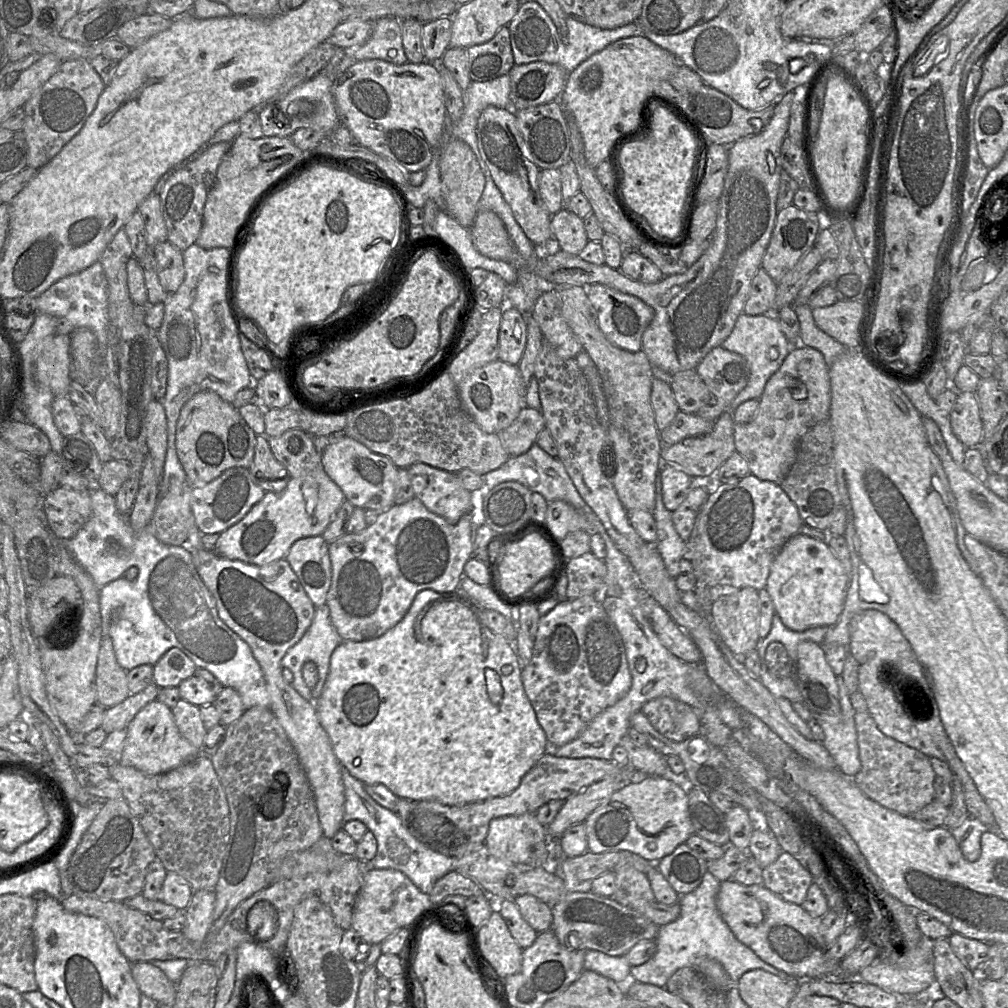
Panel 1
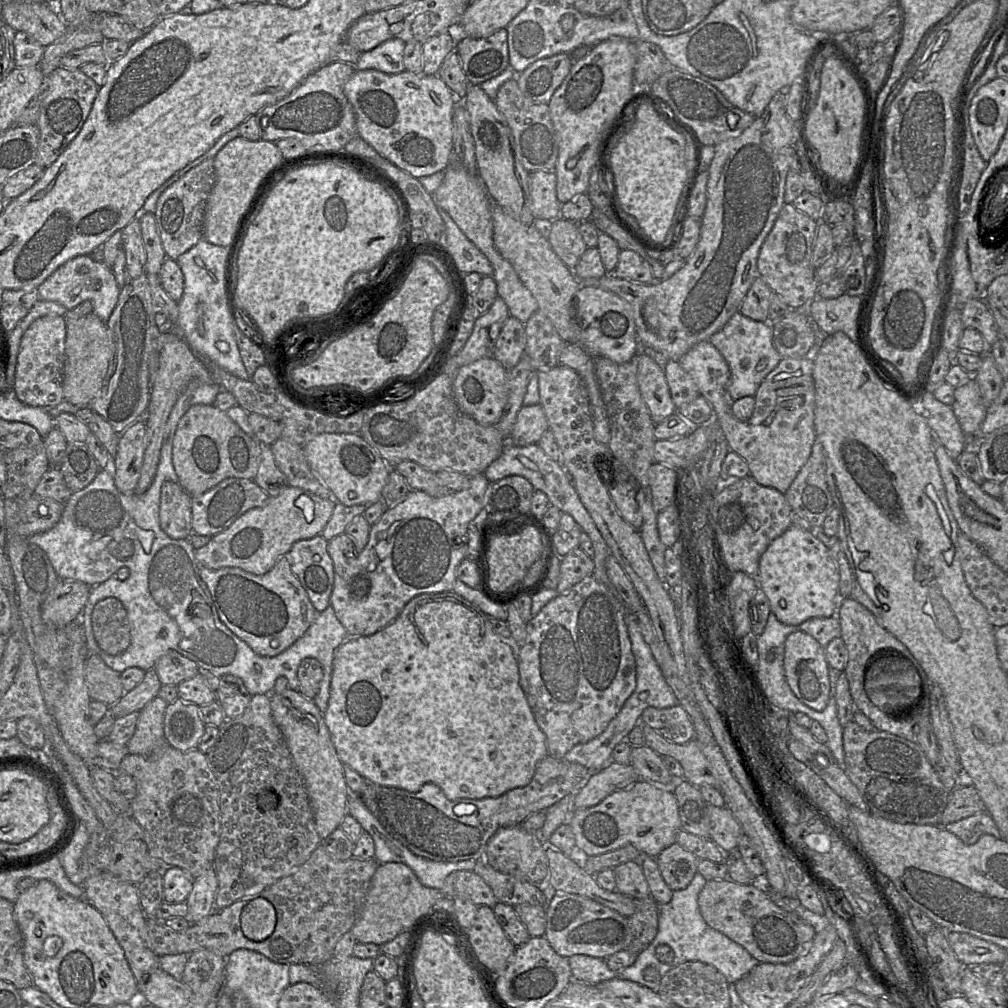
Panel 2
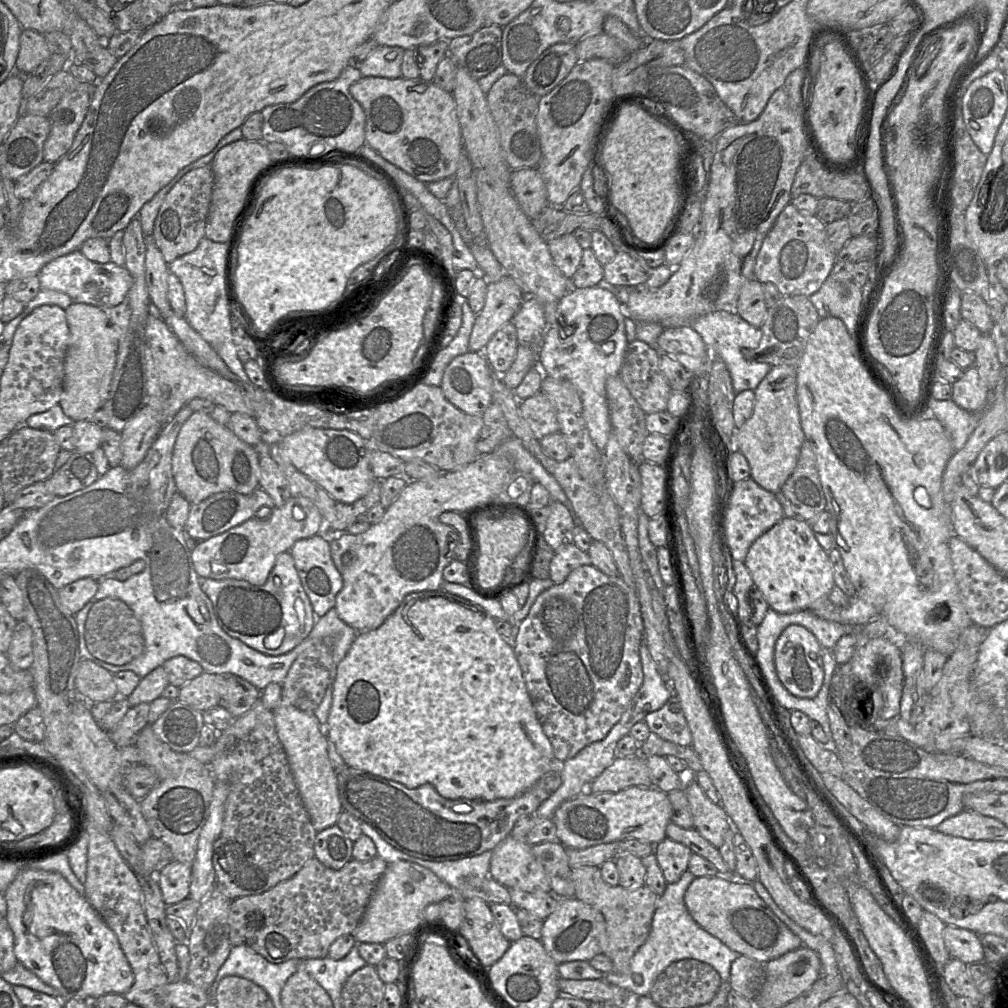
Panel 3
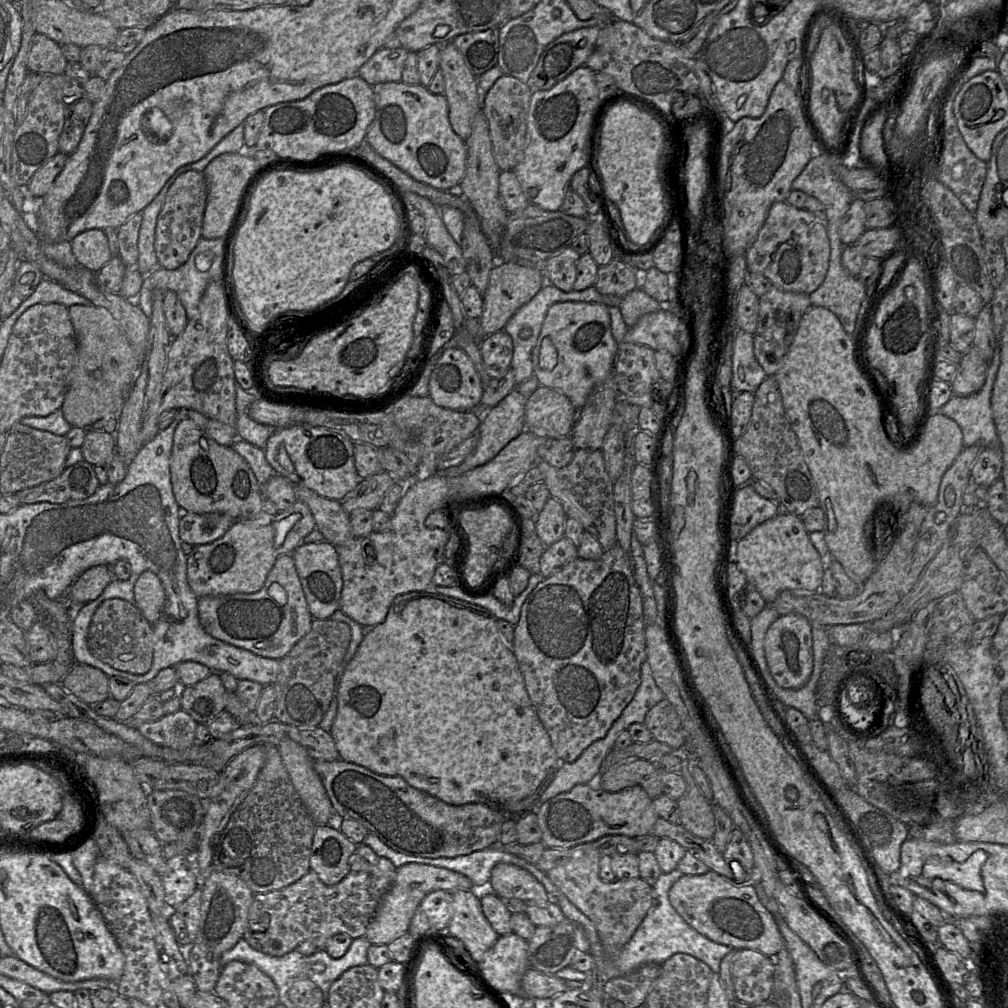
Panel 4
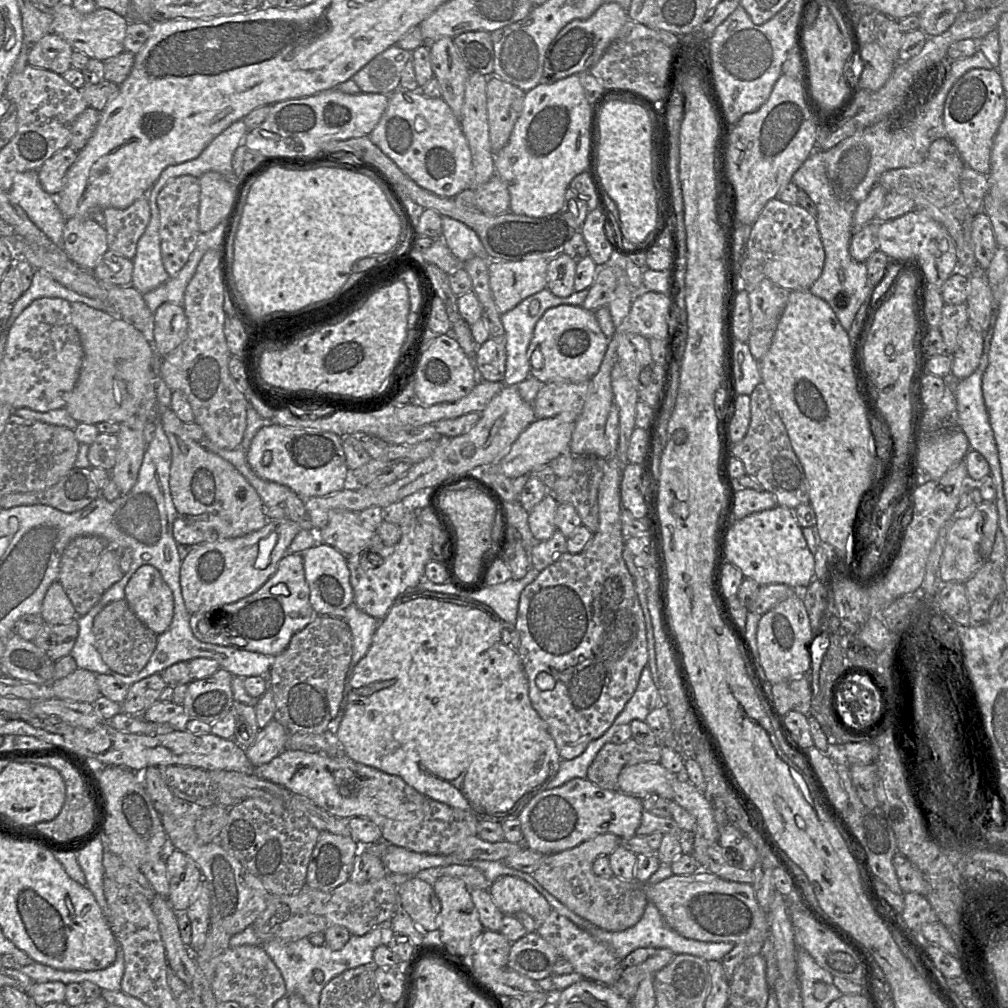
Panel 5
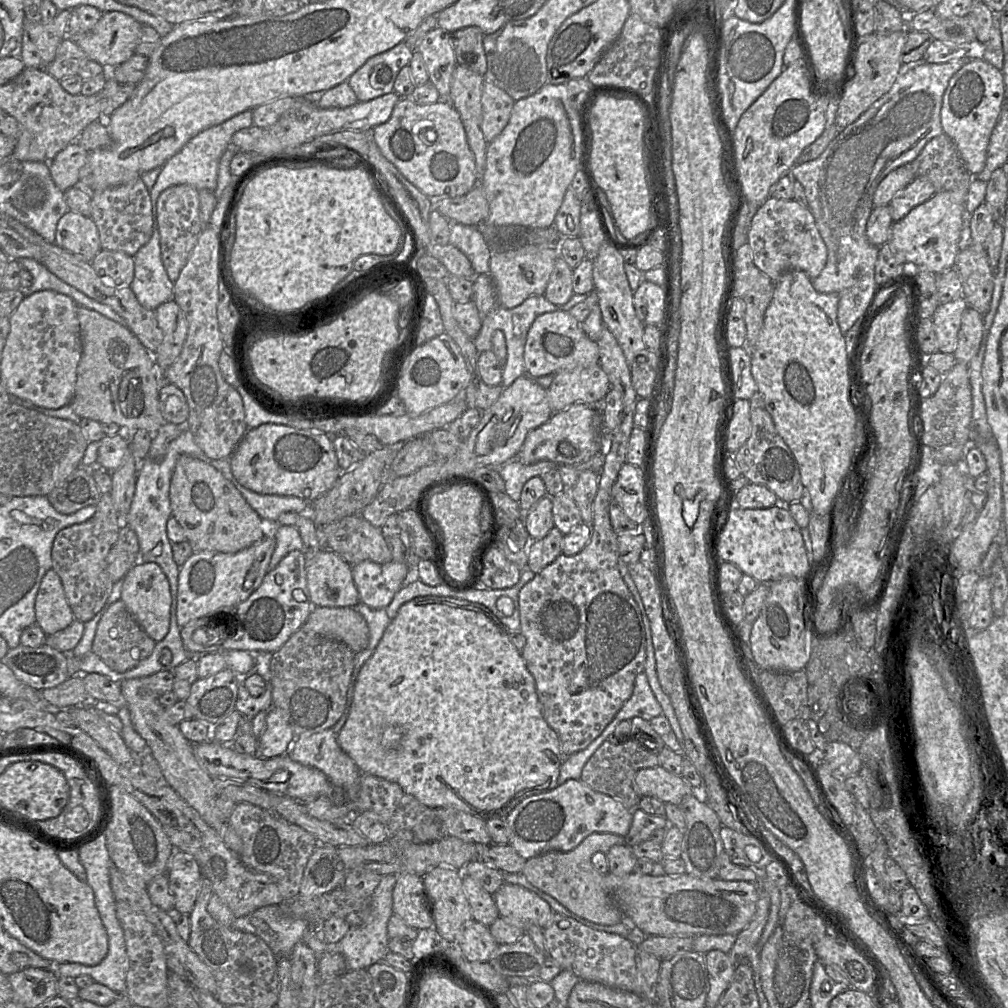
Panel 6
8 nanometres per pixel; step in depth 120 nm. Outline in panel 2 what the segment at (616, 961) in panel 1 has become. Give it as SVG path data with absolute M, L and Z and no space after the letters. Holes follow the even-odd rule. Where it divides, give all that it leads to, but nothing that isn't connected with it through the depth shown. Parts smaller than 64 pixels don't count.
M574 955L568 958L572 980L596 985L600 982L617 977L617 973L610 970L604 959L587 955Z

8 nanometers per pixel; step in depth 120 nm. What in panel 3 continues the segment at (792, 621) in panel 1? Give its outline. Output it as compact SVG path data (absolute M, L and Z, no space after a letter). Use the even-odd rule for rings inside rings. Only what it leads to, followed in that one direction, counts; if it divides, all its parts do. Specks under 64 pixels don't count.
M784 517L750 546L744 565L769 608L777 613L806 610L814 601L828 597L834 583L833 565L814 537L811 525L800 517Z

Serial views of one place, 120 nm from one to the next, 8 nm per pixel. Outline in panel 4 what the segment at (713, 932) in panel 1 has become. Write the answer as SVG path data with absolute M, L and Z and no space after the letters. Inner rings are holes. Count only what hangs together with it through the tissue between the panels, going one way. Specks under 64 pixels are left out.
M678 869L668 873L661 873L656 883L652 886L653 905L630 941L623 947L617 959L610 959L605 955L593 922L574 906L563 893L558 895L556 903L561 908L565 918L578 923L584 930L590 945L589 953L595 960L595 968L590 973L597 978L597 985L603 985L615 977L624 976L645 964L654 963L662 965L667 959L677 953L689 954L707 964L713 973L719 973L721 960L733 948L716 943L697 932L685 922L669 901L668 894L671 886L683 875Z

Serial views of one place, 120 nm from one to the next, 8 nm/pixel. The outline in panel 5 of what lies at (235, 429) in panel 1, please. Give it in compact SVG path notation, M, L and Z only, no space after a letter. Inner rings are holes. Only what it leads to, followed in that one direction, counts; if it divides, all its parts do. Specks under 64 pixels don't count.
M169 408L158 420L170 442L172 462L170 466L169 487L178 517L191 527L201 531L214 531L218 539L242 537L260 530L268 522L262 500L246 478L227 460L207 451L197 441L189 438L183 429L183 422Z

